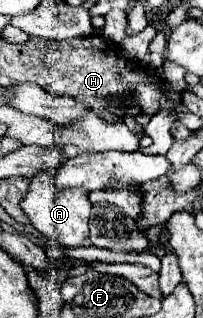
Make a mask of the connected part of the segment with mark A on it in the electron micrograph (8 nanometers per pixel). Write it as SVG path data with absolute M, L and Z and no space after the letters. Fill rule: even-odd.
M39 173L31 179L29 191L21 201L21 209L29 217L31 225L43 235L57 239L65 247L81 247L87 241L89 233L89 217L91 217L91 201L87 189L59 189L53 181L51 173Z

